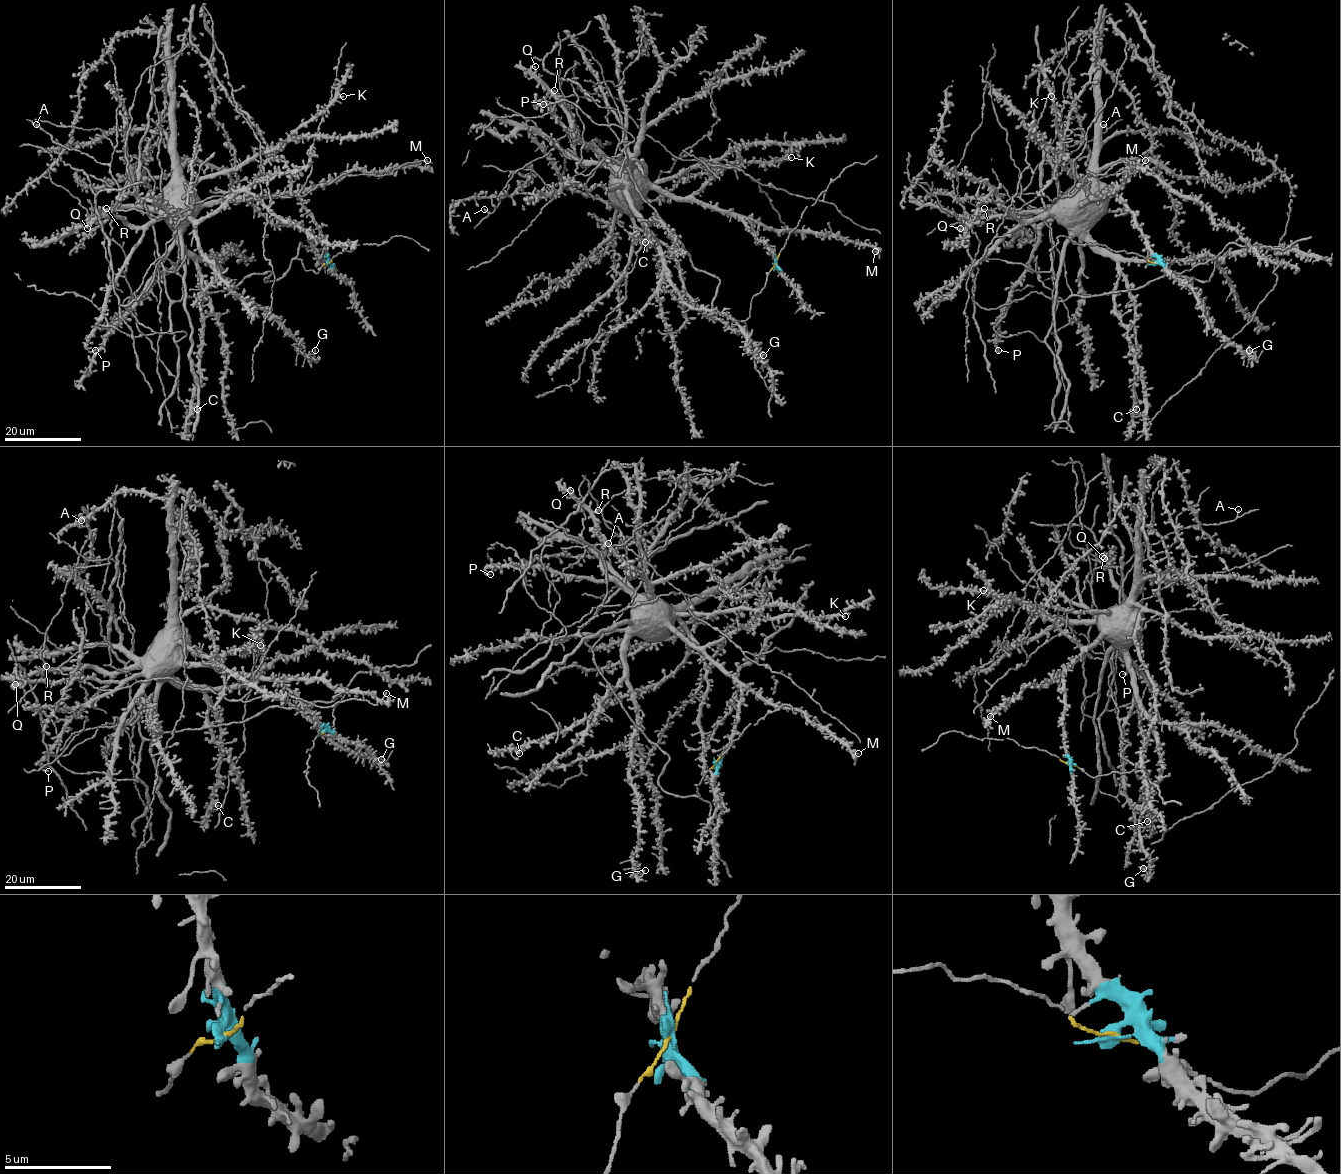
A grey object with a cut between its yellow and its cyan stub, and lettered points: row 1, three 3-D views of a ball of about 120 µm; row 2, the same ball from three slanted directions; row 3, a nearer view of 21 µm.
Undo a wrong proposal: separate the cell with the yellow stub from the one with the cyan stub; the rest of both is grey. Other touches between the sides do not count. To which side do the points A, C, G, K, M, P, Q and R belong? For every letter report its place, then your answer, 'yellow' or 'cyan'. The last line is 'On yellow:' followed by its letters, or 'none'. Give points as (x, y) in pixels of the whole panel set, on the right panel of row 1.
A: (1103, 124) | yellow
C: (1136, 409) | cyan
G: (1249, 350) | cyan
K: (1051, 96) | cyan
M: (1145, 160) | cyan
P: (998, 350) | cyan
Q: (960, 228) | cyan
R: (984, 208) | cyan
On yellow: A

